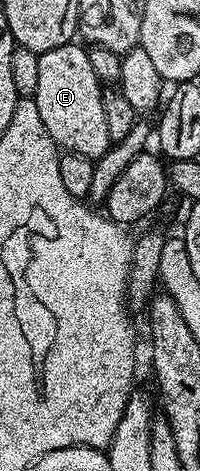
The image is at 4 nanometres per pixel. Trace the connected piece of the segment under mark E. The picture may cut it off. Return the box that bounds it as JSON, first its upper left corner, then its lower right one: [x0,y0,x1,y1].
[33,43,112,159]

